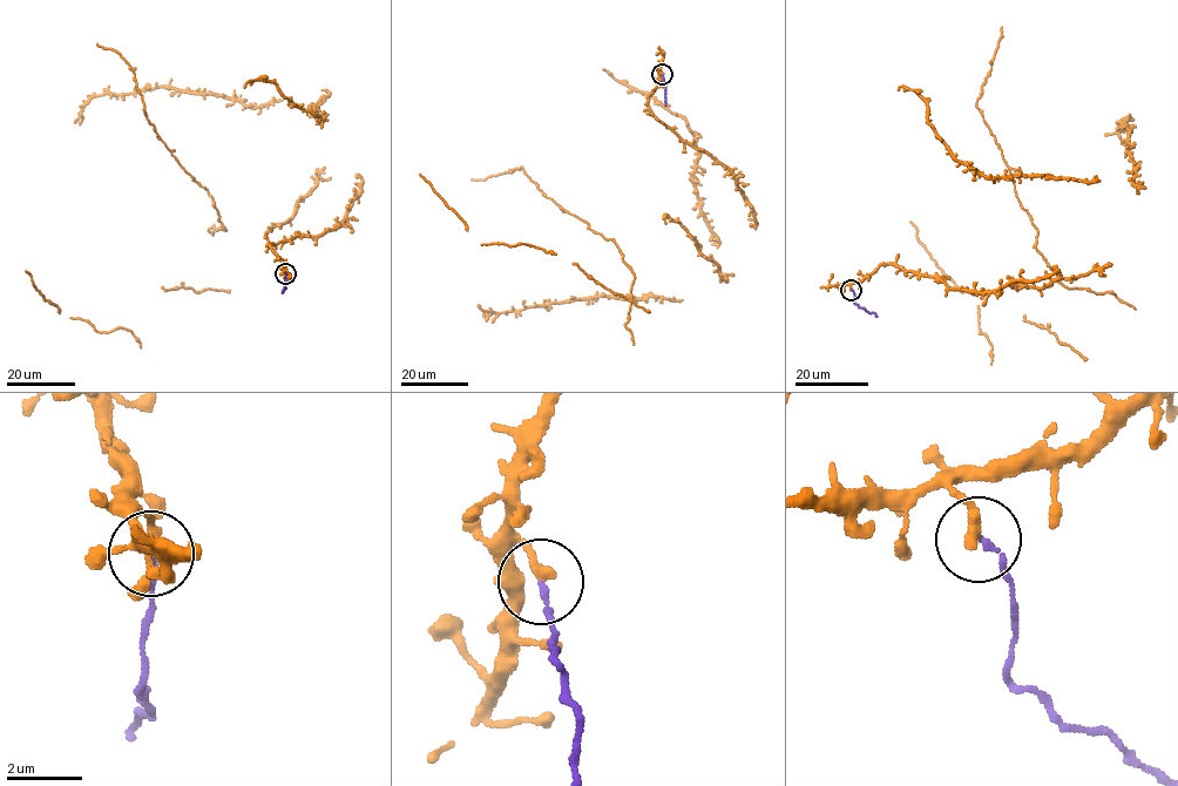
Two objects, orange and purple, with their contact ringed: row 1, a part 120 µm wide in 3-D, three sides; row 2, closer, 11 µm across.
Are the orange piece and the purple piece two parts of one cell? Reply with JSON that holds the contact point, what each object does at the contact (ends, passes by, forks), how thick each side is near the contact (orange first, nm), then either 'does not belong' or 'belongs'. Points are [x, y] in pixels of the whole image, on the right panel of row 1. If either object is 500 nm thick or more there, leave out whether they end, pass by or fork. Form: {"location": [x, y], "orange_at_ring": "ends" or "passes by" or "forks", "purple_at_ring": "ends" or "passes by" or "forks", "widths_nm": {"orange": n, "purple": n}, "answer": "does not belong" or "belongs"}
{"location": [851, 290], "orange_at_ring": "ends", "purple_at_ring": "ends", "widths_nm": {"orange": 320, "purple": 140}, "answer": "does not belong"}

